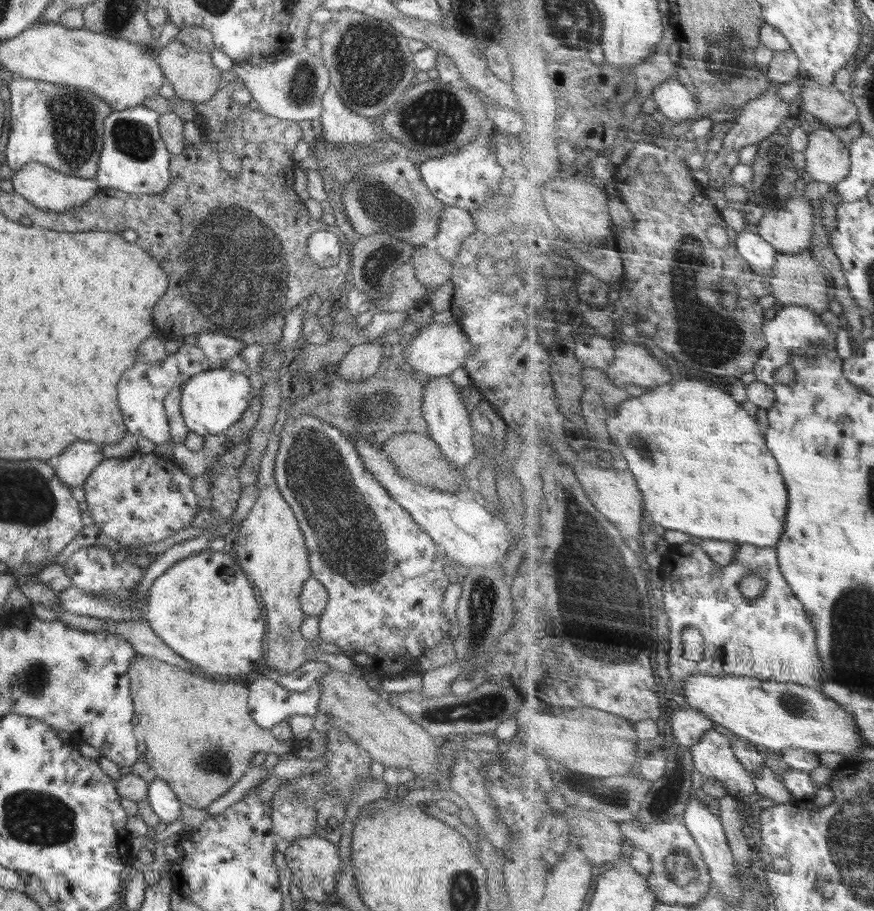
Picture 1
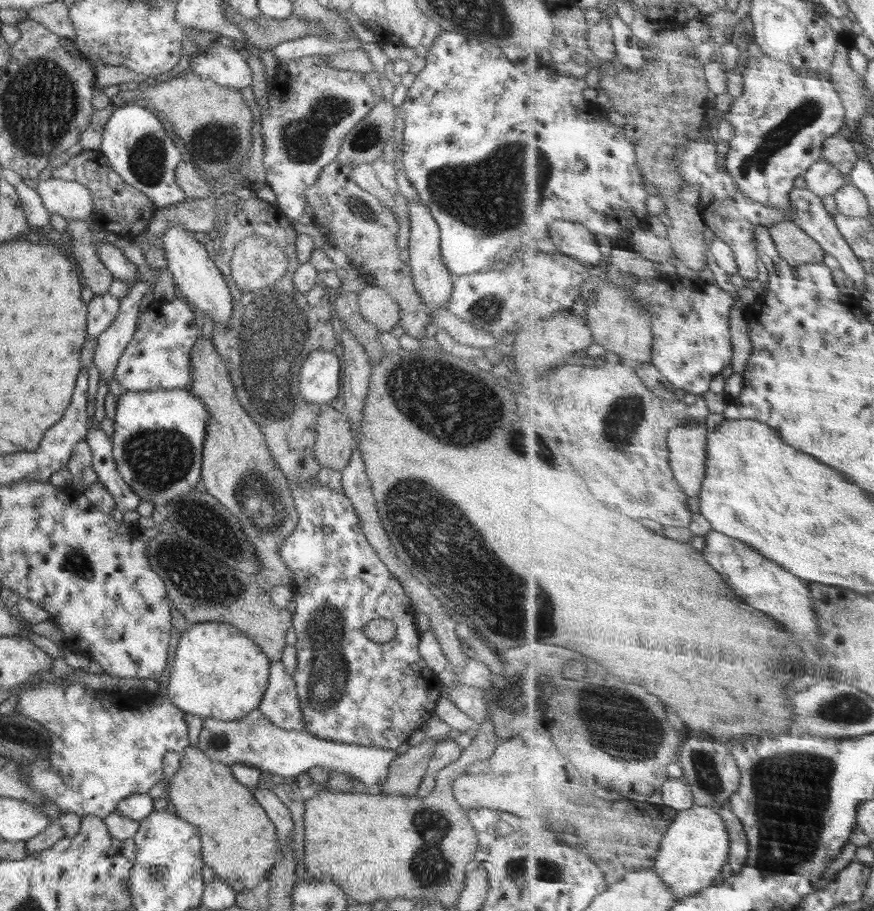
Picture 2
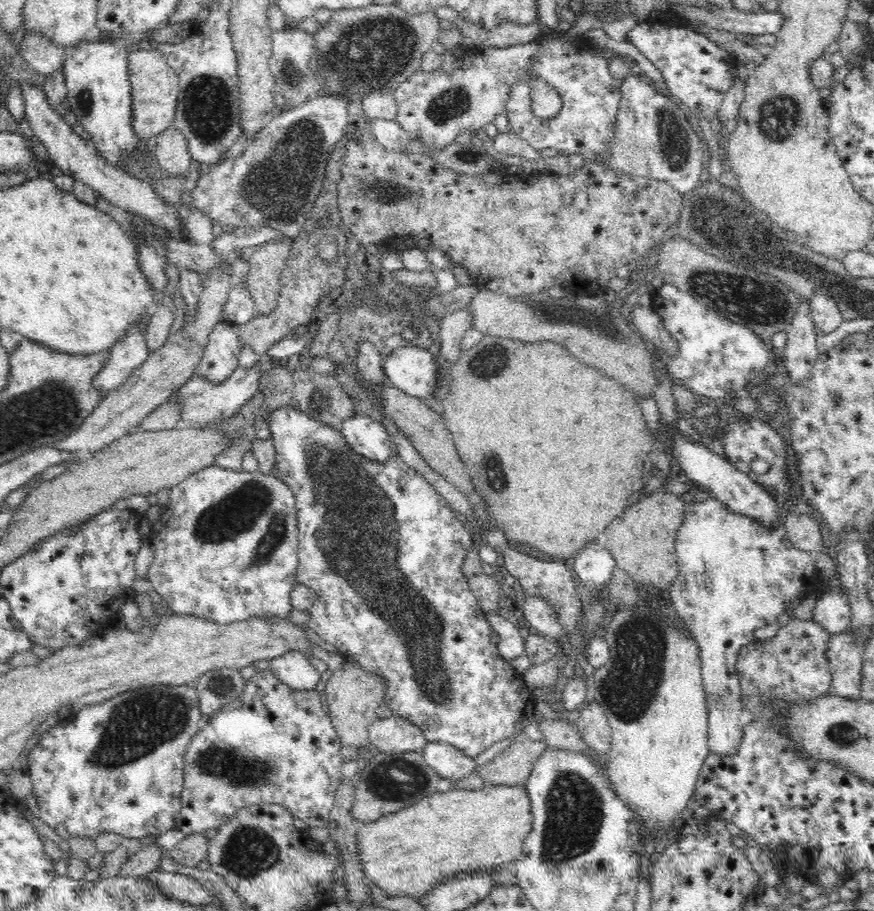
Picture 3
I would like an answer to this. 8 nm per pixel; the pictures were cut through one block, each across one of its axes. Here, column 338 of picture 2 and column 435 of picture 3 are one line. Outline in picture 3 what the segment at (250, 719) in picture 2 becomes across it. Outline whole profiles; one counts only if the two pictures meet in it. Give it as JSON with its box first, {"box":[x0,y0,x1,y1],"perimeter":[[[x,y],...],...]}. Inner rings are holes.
{"box":[422,743,477,782],"perimeter":[[[426,743],[422,750],[424,763],[451,782],[464,780],[477,770],[475,759],[466,756],[461,750],[446,743]]]}

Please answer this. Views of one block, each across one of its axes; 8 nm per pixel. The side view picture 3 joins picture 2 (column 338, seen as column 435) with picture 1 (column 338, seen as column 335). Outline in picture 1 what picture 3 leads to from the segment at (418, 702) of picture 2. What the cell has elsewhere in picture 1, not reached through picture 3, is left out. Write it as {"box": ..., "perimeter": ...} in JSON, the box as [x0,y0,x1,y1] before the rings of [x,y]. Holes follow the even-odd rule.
{"box":[274,406,450,681],"perimeter":[[[299,406],[296,407],[294,416],[288,417],[283,425],[283,434],[278,436],[279,449],[274,465],[274,480],[280,494],[294,511],[296,520],[302,529],[306,547],[308,547],[308,562],[312,571],[311,576],[319,580],[326,591],[328,591],[328,602],[324,612],[319,617],[320,640],[330,644],[336,644],[340,653],[346,653],[348,657],[360,666],[365,676],[375,676],[381,681],[394,678],[399,674],[411,671],[417,667],[417,661],[424,656],[429,648],[434,648],[439,641],[450,632],[450,624],[442,616],[442,597],[448,588],[450,580],[444,573],[443,568],[447,565],[448,557],[443,550],[432,540],[432,537],[416,523],[412,515],[390,498],[388,489],[366,469],[364,461],[359,456],[356,445],[342,434],[340,429],[325,421],[324,418],[316,418],[314,415],[301,412]]]}

